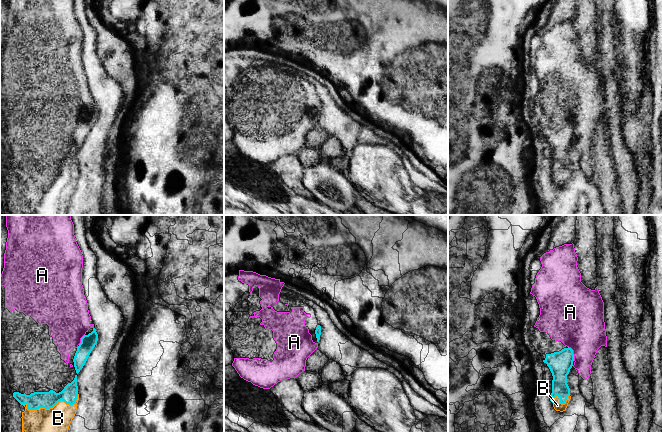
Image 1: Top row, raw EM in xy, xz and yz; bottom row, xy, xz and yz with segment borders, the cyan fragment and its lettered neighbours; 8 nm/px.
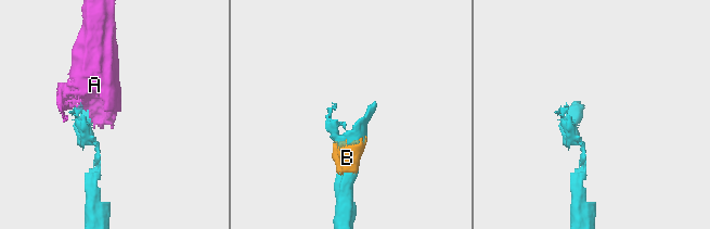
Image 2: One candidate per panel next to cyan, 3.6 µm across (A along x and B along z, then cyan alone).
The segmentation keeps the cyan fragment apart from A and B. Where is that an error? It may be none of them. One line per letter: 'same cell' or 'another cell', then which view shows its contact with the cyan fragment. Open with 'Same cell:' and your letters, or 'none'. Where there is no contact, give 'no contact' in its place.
Same cell: A, B
A: same cell; contact in yz
B: same cell; contact in xy

